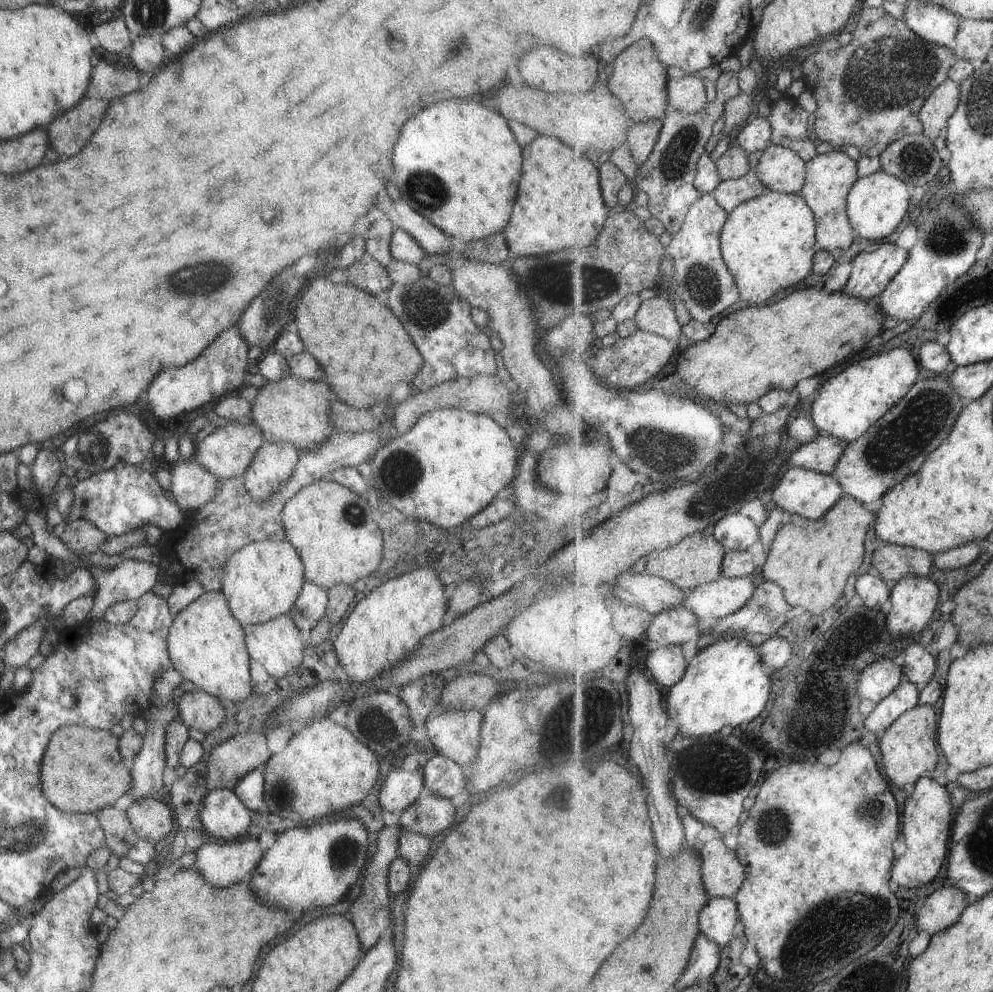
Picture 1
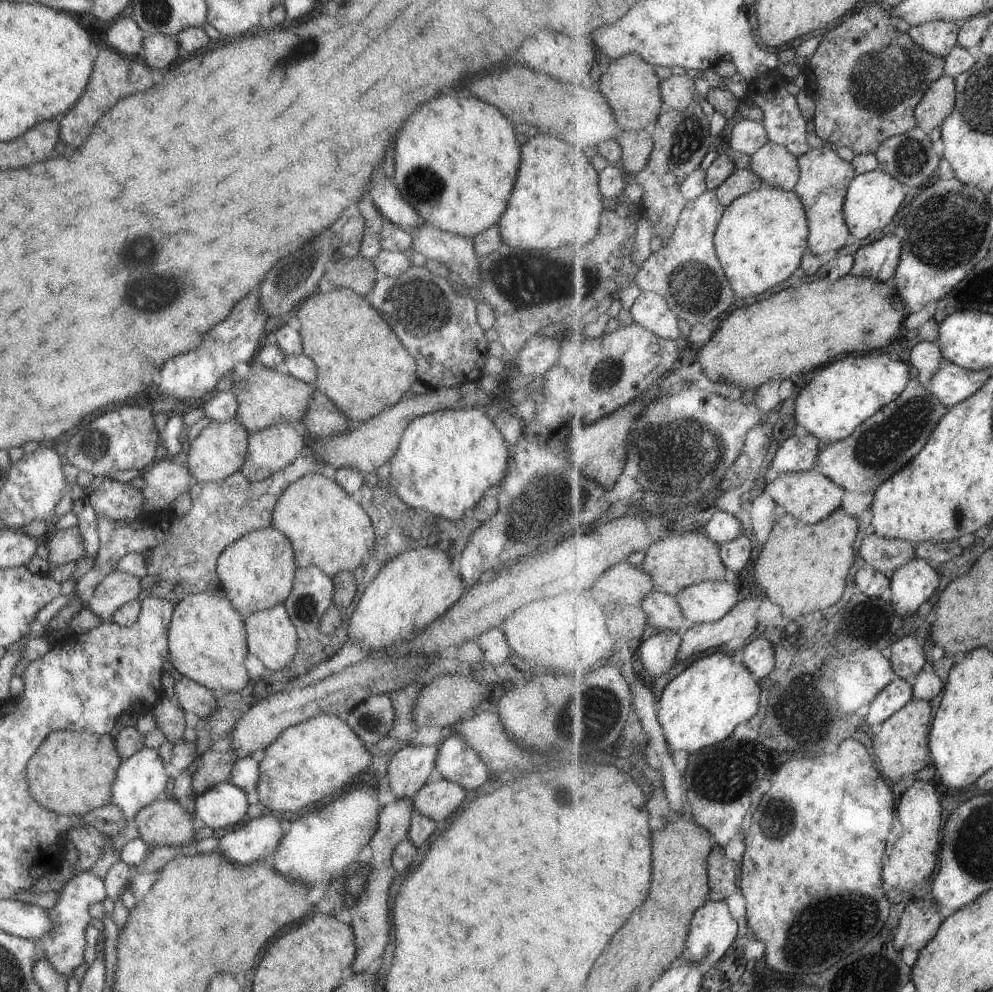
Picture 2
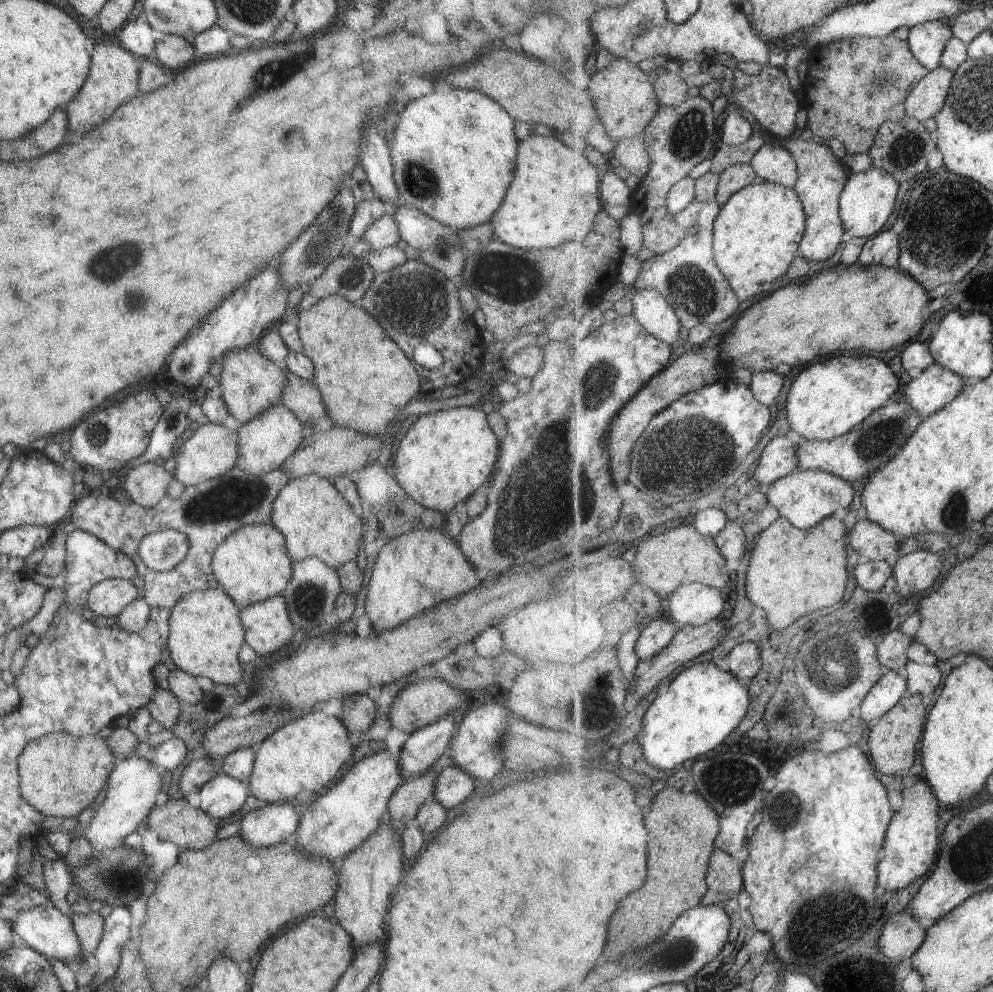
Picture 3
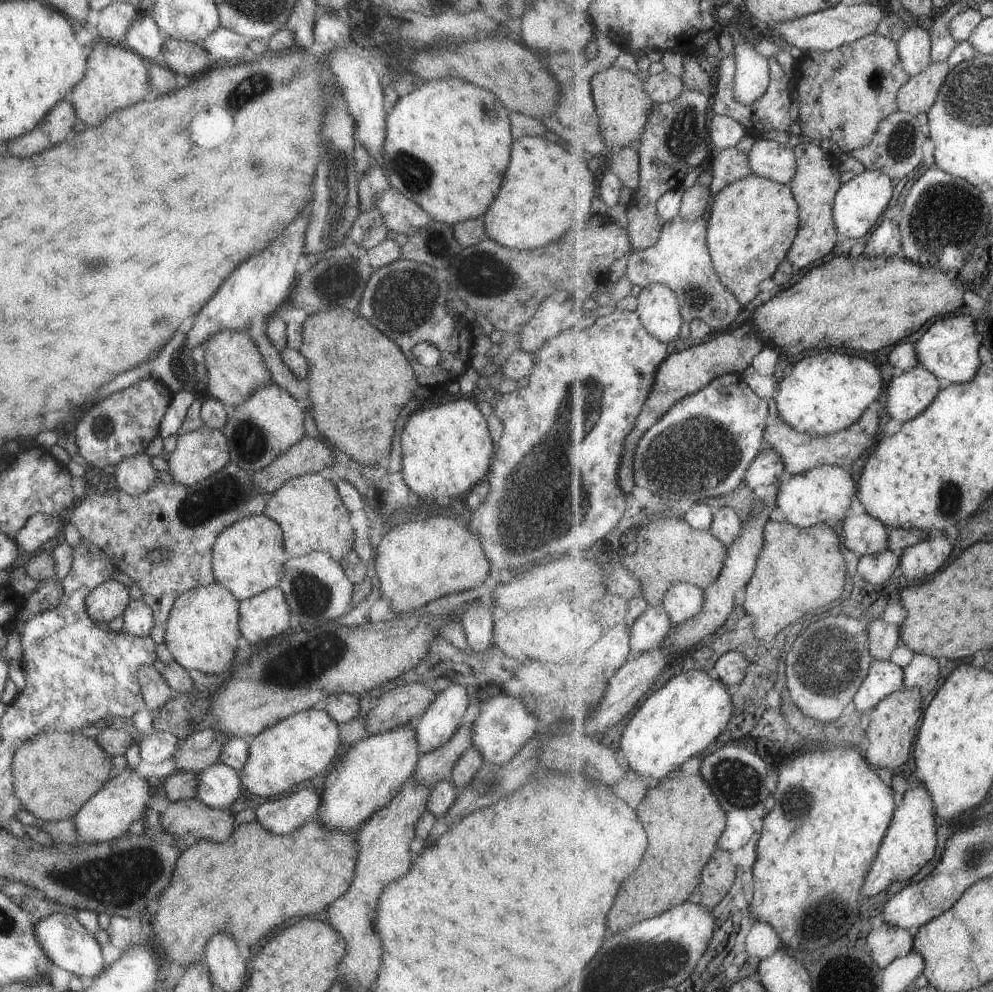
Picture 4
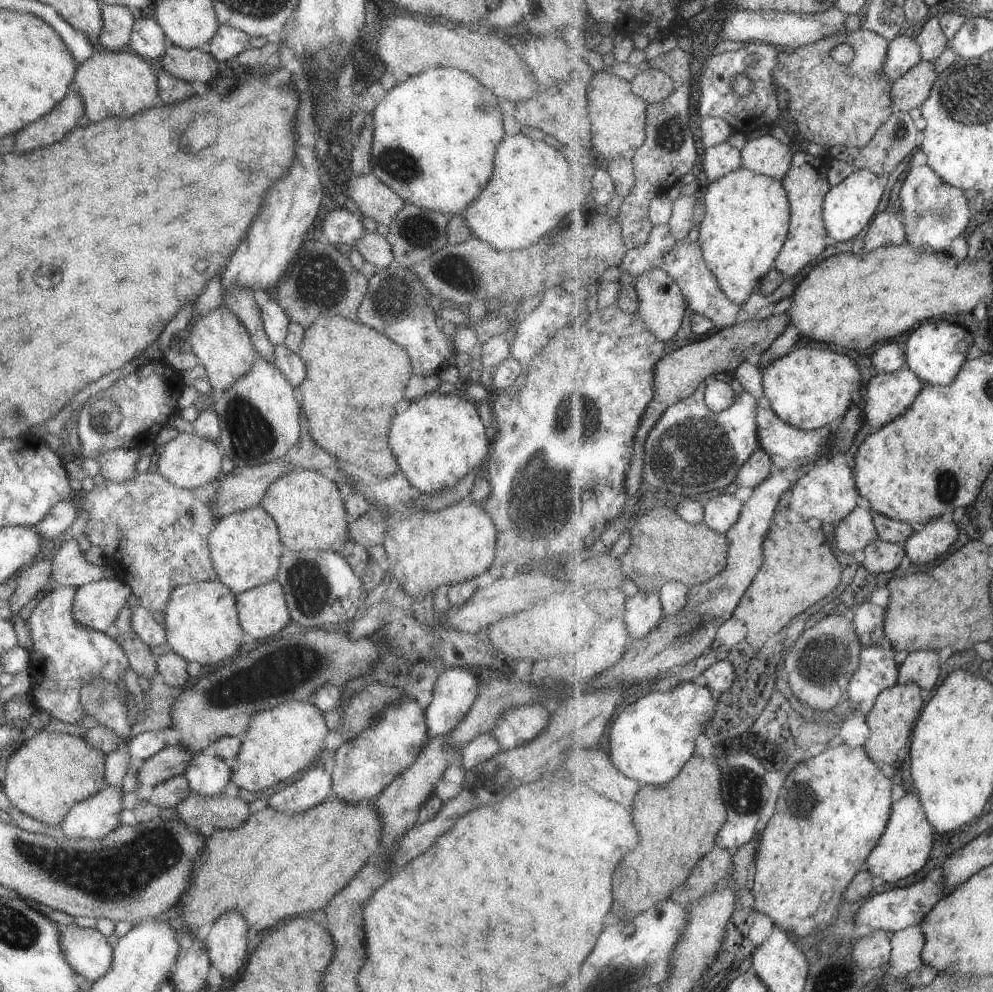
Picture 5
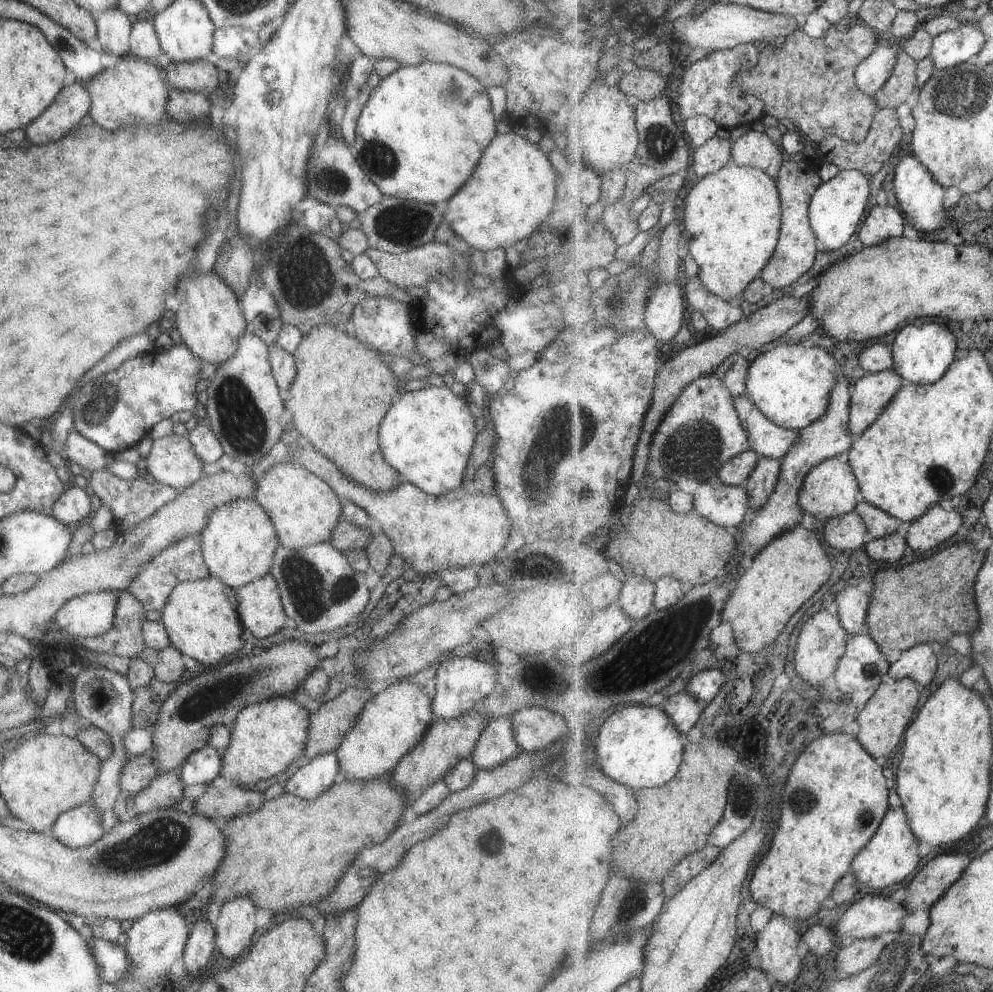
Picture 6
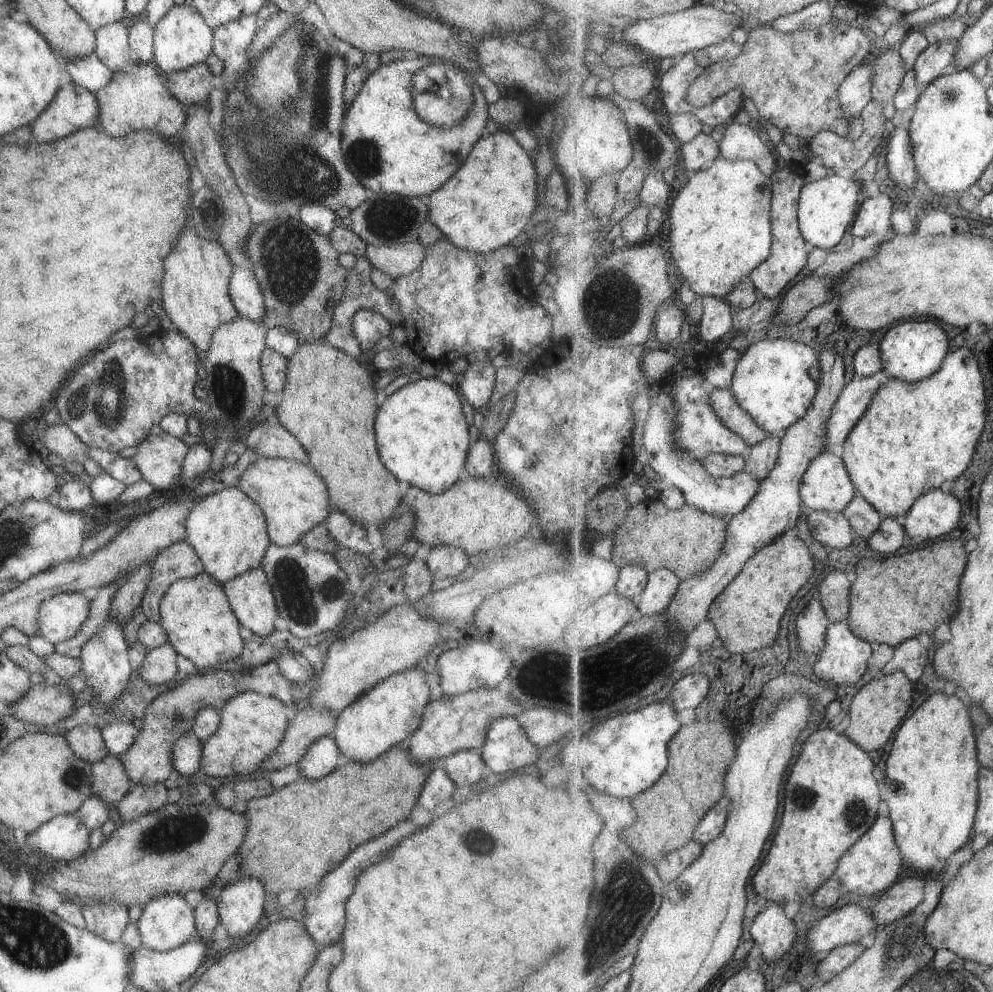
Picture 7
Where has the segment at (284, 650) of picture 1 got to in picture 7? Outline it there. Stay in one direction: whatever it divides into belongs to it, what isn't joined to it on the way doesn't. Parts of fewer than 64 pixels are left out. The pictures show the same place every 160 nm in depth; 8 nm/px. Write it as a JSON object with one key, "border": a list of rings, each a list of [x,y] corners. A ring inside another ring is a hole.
{"border":[[[259,566],[222,585],[230,609],[241,626],[253,635],[266,637],[274,631],[273,620],[278,612],[267,575]]]}

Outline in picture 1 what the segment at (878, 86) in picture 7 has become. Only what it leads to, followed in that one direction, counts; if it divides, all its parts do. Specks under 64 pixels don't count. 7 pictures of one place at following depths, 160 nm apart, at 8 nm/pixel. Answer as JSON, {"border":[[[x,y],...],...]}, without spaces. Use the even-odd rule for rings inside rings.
{"border":[[[947,79],[934,93],[925,101],[920,110],[923,121],[923,134],[932,141],[945,134],[948,120],[952,118],[961,104],[961,84],[953,79]]]}

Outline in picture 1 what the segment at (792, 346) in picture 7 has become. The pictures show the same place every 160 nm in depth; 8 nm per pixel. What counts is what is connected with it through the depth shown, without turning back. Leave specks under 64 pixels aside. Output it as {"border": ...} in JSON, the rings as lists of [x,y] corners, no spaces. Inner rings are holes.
{"border":[[[897,348],[893,352],[879,353],[861,359],[823,384],[815,402],[811,406],[811,418],[820,434],[840,438],[847,443],[861,438],[879,419],[895,407],[919,380],[919,360],[907,348]]]}

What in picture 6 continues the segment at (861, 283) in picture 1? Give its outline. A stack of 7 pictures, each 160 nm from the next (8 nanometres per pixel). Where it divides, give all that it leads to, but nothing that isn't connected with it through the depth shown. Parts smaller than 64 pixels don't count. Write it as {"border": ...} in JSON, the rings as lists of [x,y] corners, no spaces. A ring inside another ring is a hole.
{"border":[[[875,205],[859,229],[858,237],[864,247],[872,247],[889,239],[901,238],[905,230],[904,213],[897,207]]]}

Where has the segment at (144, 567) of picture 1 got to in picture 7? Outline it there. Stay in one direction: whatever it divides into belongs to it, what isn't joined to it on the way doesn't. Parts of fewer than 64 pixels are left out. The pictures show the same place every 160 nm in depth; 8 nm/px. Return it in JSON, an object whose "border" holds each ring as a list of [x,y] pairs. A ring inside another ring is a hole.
{"border":[[[59,593],[41,601],[36,614],[38,636],[57,644],[84,630],[89,601],[80,593]]]}

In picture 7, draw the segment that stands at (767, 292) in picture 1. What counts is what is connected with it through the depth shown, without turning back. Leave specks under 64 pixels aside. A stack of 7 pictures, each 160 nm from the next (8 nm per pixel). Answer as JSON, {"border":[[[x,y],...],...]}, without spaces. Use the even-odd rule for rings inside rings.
{"border":[[[723,157],[717,158],[711,168],[701,170],[689,177],[688,182],[677,192],[673,203],[671,204],[669,213],[669,242],[671,246],[669,249],[670,258],[677,266],[682,277],[687,281],[690,288],[698,295],[698,297],[713,296],[715,298],[723,299],[727,297],[735,288],[737,284],[742,283],[748,279],[761,264],[764,264],[772,256],[773,245],[773,224],[772,224],[772,181],[769,177],[761,171],[759,165],[751,160],[728,160]]]}

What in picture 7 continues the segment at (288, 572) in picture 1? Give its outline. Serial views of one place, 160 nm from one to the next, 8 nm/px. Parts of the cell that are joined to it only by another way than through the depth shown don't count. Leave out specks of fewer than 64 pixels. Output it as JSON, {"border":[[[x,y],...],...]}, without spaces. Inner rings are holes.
{"border":[[[230,487],[219,492],[206,489],[184,520],[185,541],[201,561],[202,570],[212,576],[220,585],[248,570],[260,566],[262,556],[270,545],[266,535],[266,522],[261,510],[239,487]]]}

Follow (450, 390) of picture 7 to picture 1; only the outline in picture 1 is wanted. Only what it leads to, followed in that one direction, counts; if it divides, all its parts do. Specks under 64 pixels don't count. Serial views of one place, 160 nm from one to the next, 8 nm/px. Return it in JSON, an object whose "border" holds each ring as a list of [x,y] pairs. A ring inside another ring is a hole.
{"border":[[[459,407],[435,409],[431,412],[425,413],[423,416],[420,416],[407,431],[394,439],[391,439],[388,443],[381,445],[370,456],[367,460],[370,466],[368,484],[376,491],[379,503],[387,503],[391,508],[394,508],[404,517],[409,517],[410,519],[418,521],[427,521],[439,528],[449,530],[460,525],[463,521],[467,521],[468,518],[471,518],[471,516],[476,512],[483,510],[483,508],[485,508],[485,506],[495,498],[495,494],[497,494],[501,488],[509,486],[514,477],[514,472],[516,471],[520,450],[521,448],[516,448],[516,446],[511,442],[507,431],[487,415],[467,412],[465,409]]]}

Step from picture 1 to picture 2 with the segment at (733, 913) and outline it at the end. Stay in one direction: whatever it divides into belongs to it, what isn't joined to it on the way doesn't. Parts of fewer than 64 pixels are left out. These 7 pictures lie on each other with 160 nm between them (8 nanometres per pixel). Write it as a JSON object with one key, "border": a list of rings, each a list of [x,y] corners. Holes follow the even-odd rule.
{"border":[[[709,900],[695,911],[680,962],[695,961],[703,967],[719,962],[737,940],[737,932],[727,902]]]}

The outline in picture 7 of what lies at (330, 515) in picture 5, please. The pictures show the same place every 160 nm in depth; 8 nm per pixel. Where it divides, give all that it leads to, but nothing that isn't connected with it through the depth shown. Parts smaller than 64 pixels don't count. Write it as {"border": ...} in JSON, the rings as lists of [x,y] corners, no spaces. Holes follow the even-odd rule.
{"border":[[[258,457],[241,474],[237,487],[261,510],[270,544],[287,546],[297,543],[301,536],[322,523],[329,514],[323,480],[309,466],[293,460]]]}

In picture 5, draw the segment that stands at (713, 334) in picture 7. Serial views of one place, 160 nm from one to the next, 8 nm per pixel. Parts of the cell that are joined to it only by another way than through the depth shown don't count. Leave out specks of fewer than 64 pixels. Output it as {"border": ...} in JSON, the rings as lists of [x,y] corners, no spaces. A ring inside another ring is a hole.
{"border":[[[669,223],[655,226],[649,242],[644,247],[629,249],[619,266],[620,271],[628,272],[635,279],[651,269],[661,269],[678,282],[692,314],[706,316],[722,329],[732,327],[741,318],[739,312],[743,309],[742,306],[731,300],[721,288],[704,257],[701,243],[698,240],[695,242],[689,242],[688,239],[679,240],[673,234]]]}

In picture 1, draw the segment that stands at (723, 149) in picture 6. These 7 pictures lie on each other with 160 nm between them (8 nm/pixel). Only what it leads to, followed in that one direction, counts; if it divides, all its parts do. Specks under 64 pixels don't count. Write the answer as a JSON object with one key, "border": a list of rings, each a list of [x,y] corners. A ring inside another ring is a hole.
{"border":[[[755,168],[748,175],[723,181],[713,192],[715,198],[727,212],[733,212],[740,204],[767,192]]]}

